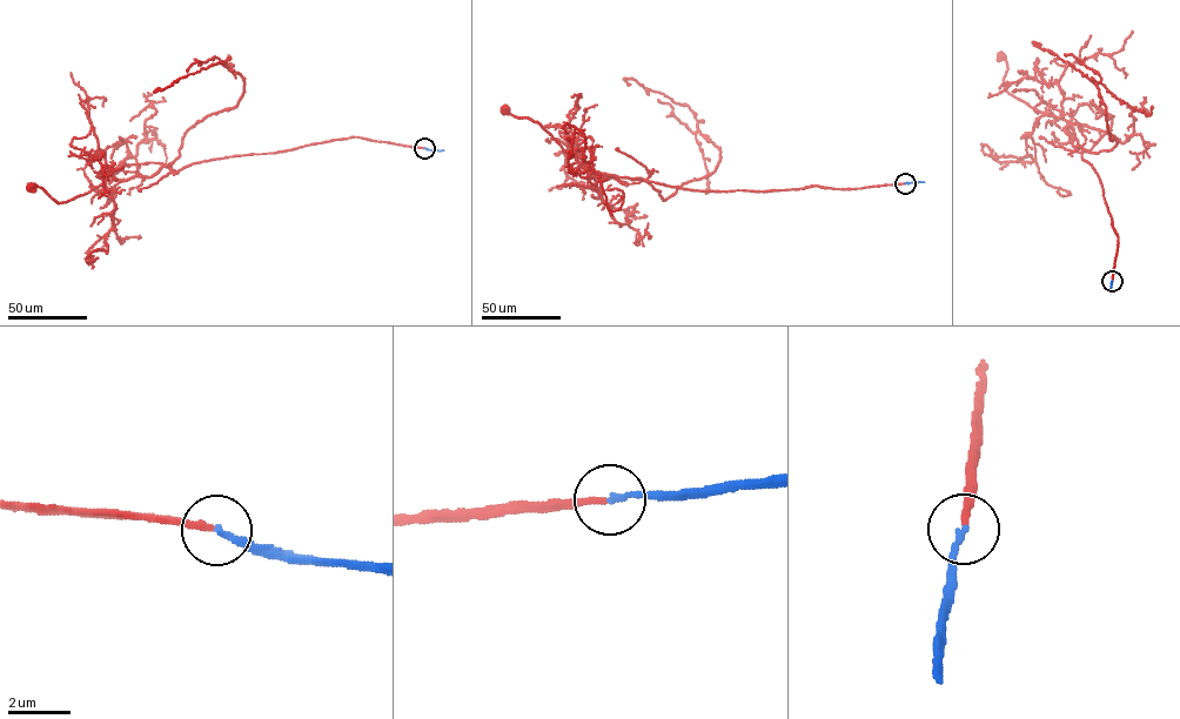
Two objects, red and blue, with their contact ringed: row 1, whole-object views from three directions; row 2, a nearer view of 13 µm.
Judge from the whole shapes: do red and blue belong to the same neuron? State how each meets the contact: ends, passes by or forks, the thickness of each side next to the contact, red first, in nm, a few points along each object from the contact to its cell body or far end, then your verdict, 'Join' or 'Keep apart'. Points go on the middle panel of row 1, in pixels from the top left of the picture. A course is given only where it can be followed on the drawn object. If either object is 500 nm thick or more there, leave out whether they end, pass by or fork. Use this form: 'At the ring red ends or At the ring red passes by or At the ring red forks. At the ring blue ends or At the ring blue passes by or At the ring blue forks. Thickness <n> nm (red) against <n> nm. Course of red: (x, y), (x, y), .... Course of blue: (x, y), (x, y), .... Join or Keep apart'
At the ring red ends. At the ring blue ends. Thickness 190 nm (red) against 180 nm. Course of red: (905, 183), (847, 189), (815, 186), (761, 192), (698, 190), (639, 179), (592, 175), (538, 123), (505, 111). Course of blue: (905, 183), (924, 182). Join

